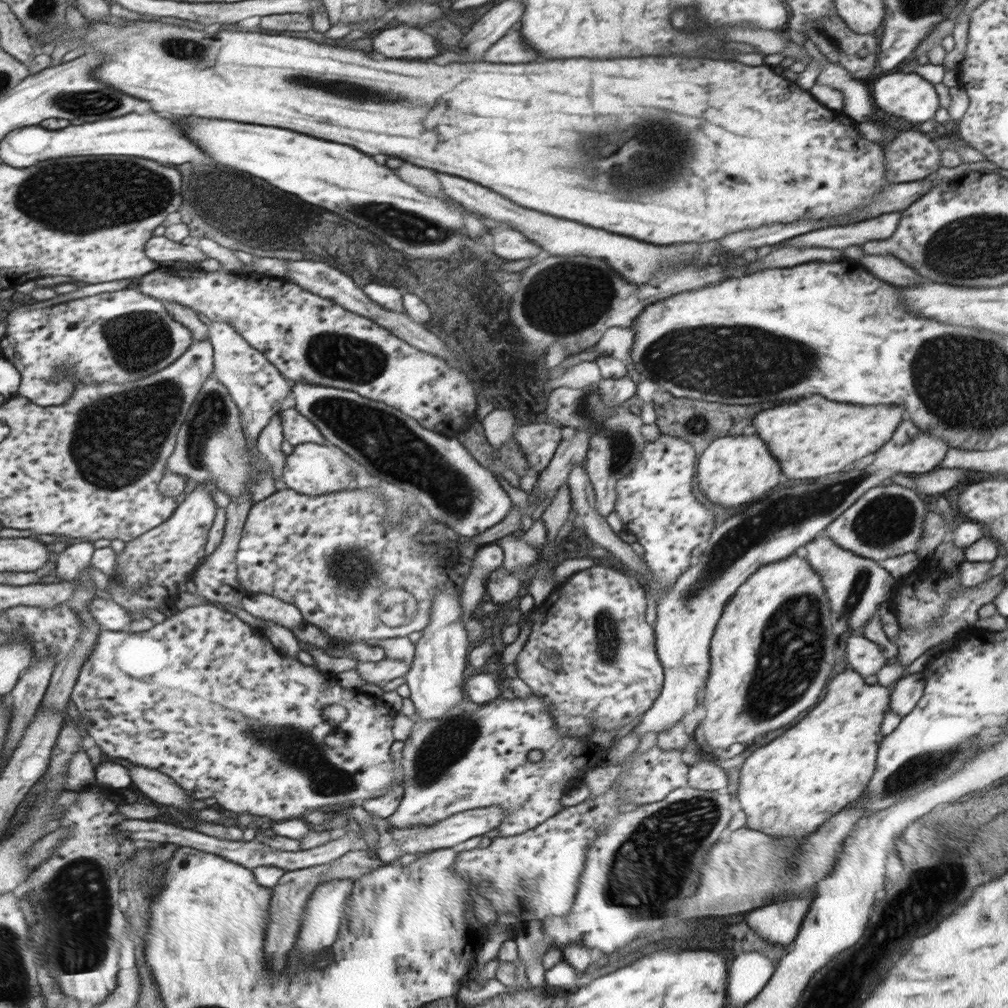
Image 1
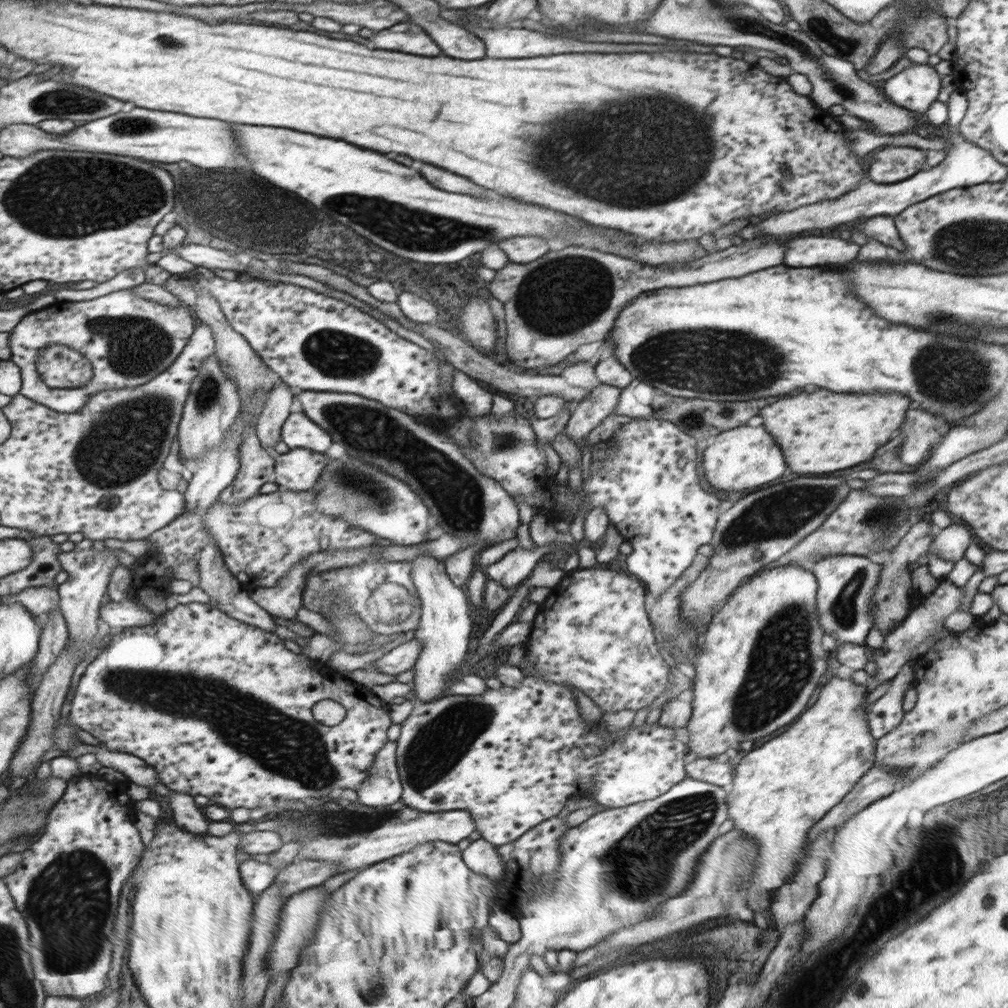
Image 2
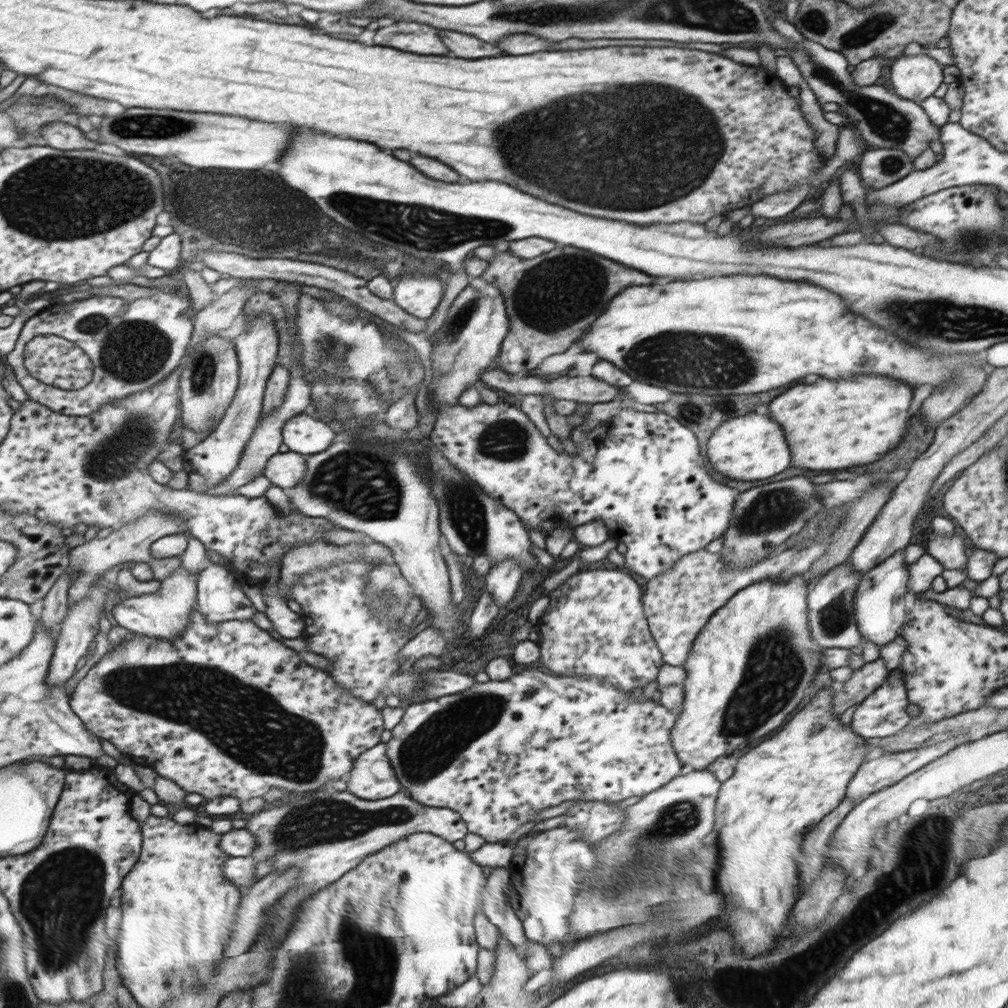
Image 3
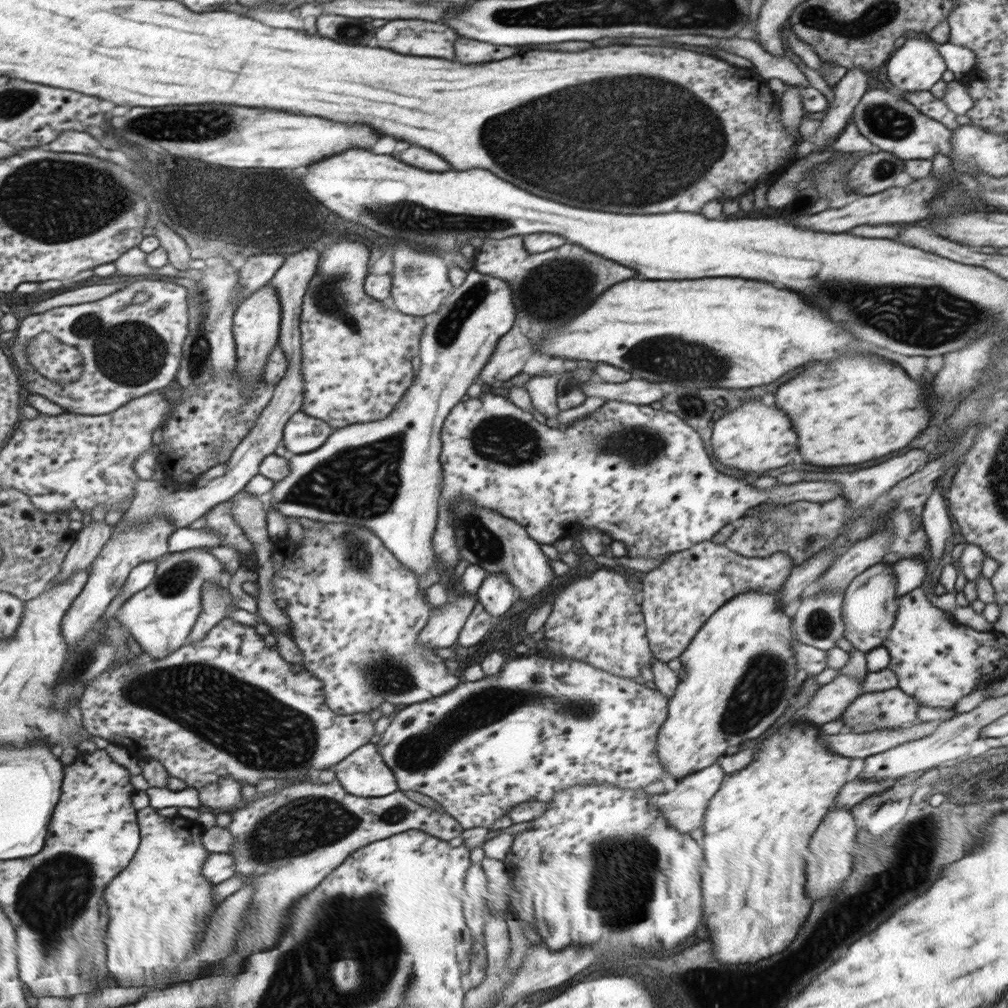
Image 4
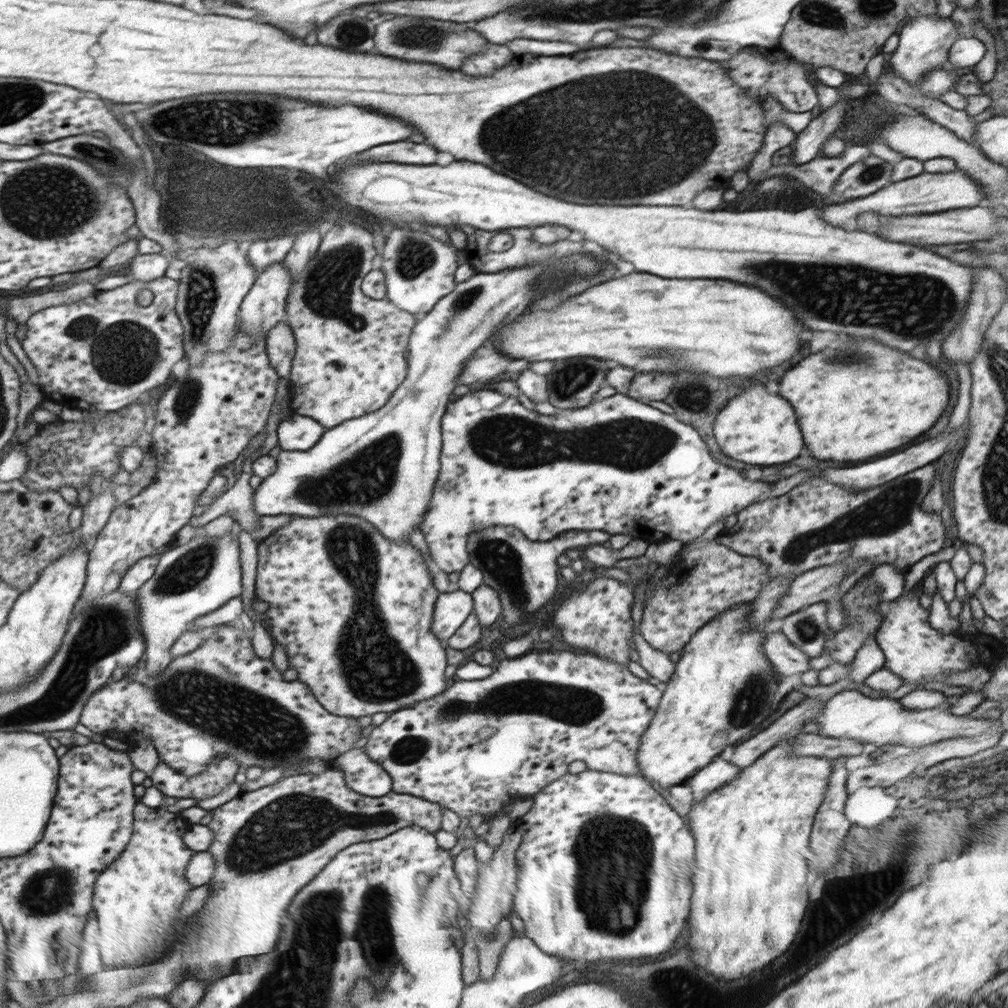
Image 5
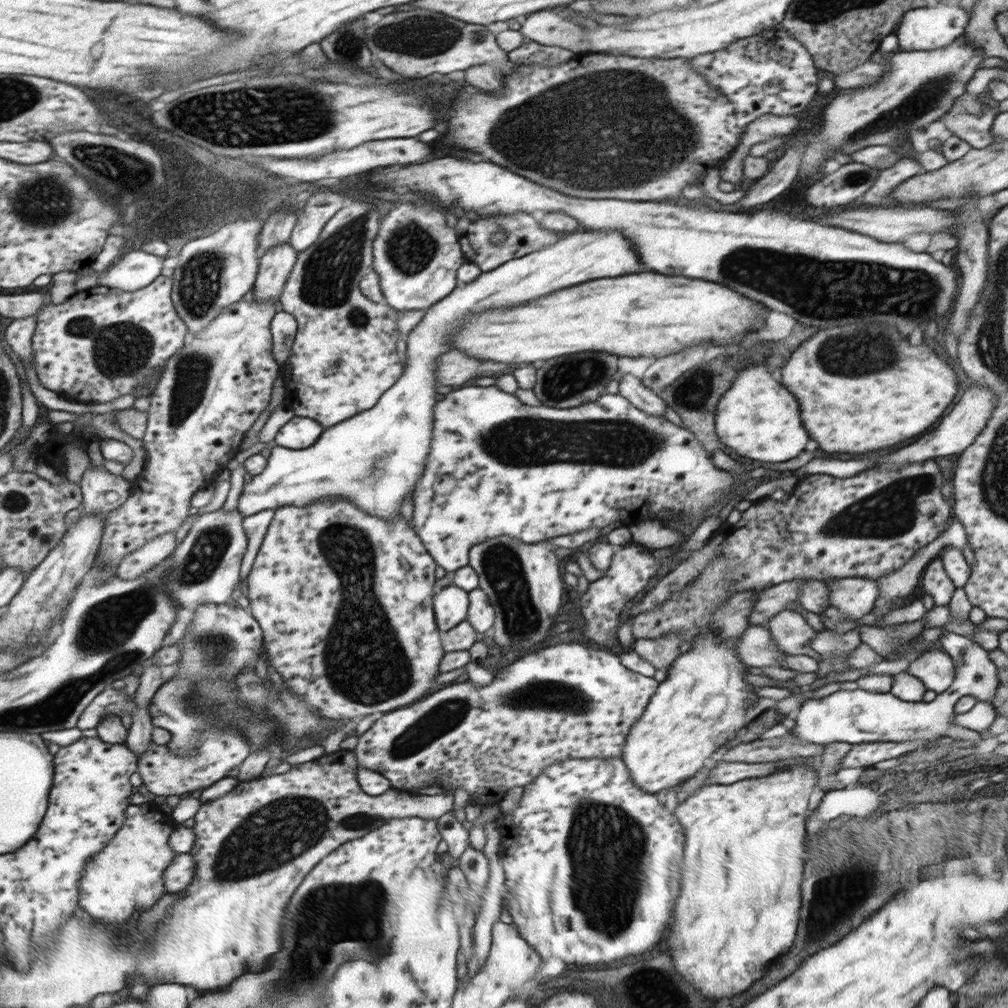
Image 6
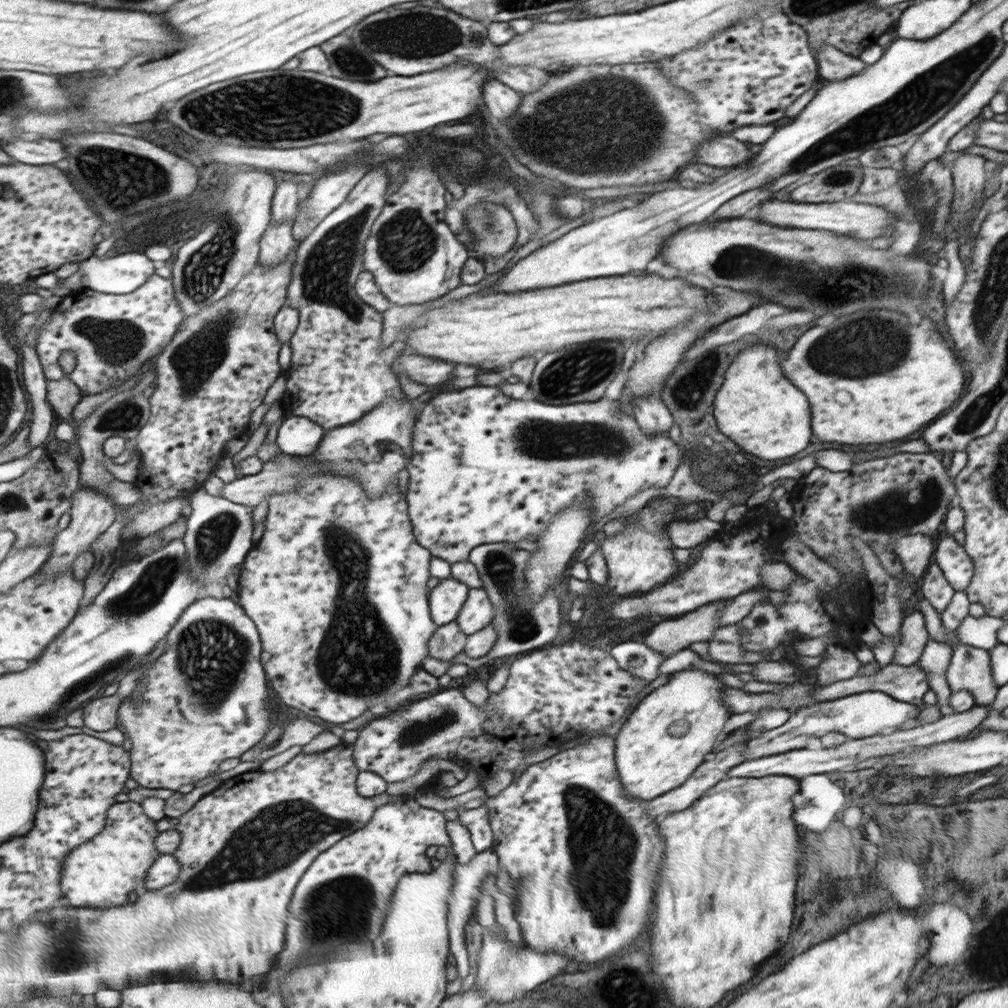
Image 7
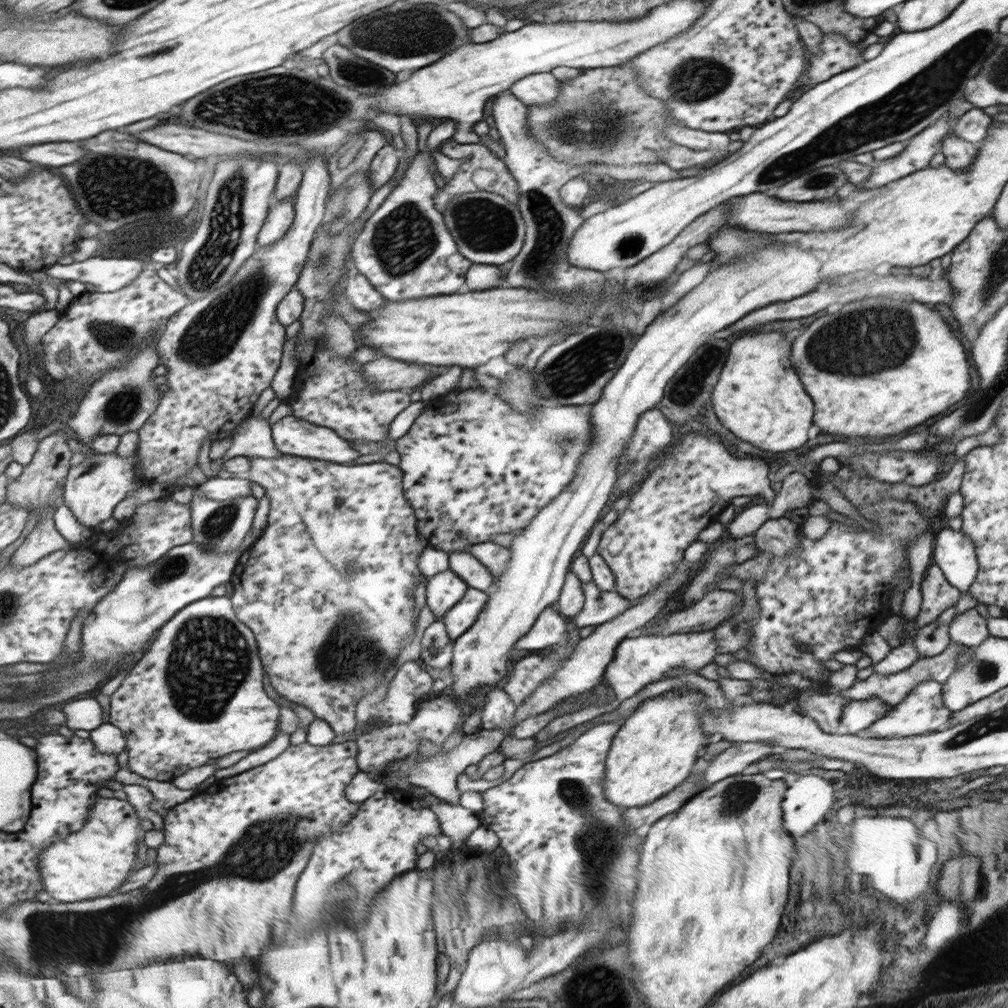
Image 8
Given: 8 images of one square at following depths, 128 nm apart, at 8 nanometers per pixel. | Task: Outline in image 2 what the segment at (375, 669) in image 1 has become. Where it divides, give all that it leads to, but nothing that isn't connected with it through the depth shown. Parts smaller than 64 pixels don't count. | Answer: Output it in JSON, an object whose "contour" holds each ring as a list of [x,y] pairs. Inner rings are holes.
{"contour":[[[414,638],[393,648],[373,664],[379,672],[398,675],[413,668],[420,652],[422,643],[418,643],[418,639]]]}

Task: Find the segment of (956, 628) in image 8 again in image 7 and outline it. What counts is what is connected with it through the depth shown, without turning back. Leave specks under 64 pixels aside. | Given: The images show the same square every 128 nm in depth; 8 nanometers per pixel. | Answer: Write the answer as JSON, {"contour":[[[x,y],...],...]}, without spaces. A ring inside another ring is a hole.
{"contour":[[[966,616],[956,632],[956,640],[960,644],[970,644],[977,649],[989,651],[998,643],[998,630],[1006,624],[1007,621],[1001,617],[984,616],[982,618],[974,618],[974,616]],[[929,640],[925,644],[920,660],[916,662],[928,675],[929,688],[938,695],[938,706],[942,715],[956,713],[948,700],[951,690],[946,677],[946,671],[951,668],[952,658],[952,643]]]}

